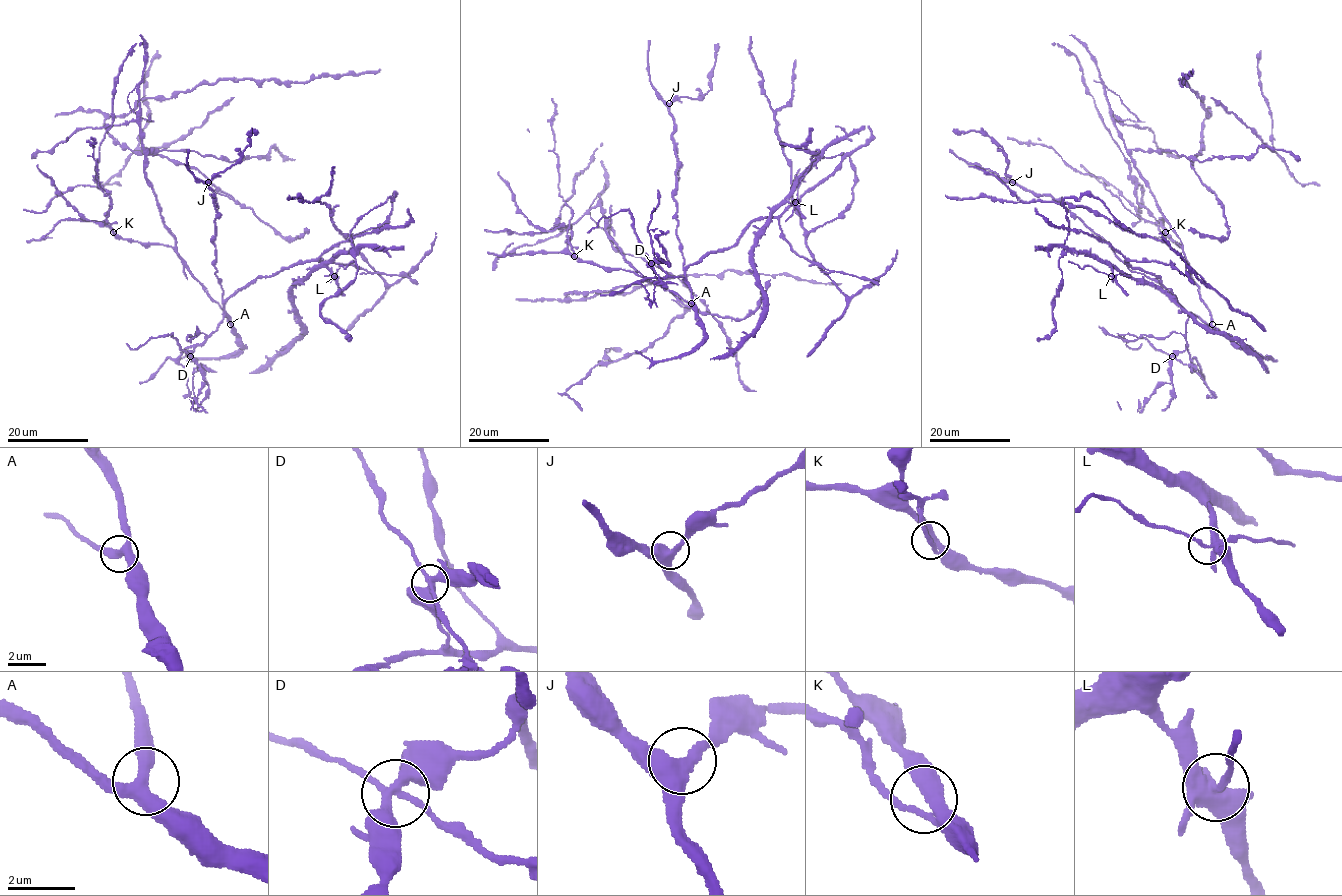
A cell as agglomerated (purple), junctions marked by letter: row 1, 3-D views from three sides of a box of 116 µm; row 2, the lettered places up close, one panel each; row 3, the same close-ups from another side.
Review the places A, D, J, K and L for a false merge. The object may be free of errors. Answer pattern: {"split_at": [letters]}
{"split_at": ["D"]}

